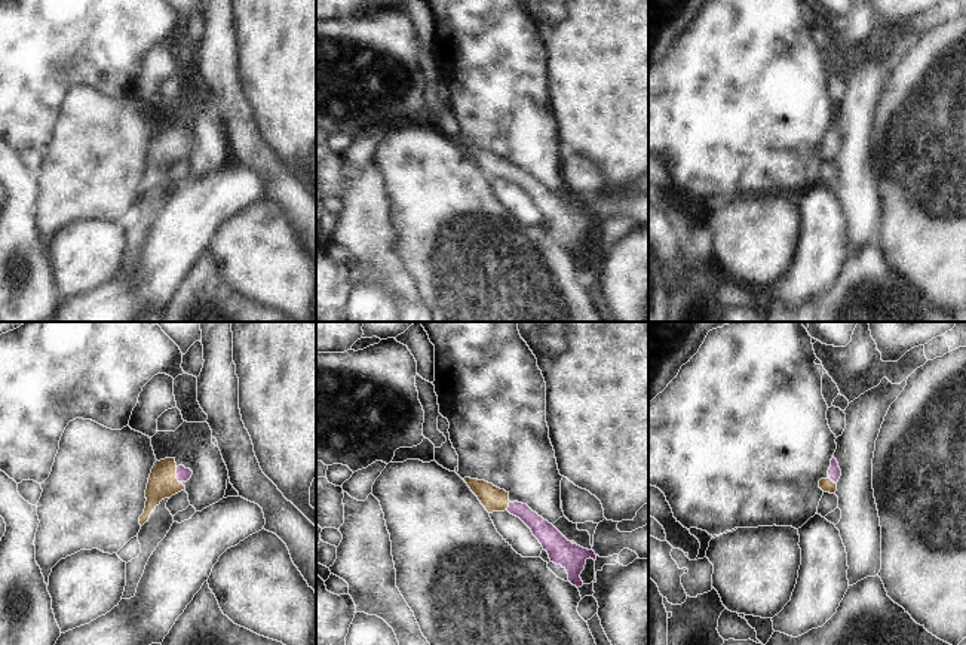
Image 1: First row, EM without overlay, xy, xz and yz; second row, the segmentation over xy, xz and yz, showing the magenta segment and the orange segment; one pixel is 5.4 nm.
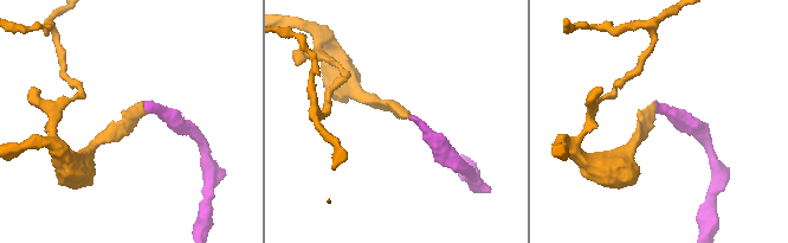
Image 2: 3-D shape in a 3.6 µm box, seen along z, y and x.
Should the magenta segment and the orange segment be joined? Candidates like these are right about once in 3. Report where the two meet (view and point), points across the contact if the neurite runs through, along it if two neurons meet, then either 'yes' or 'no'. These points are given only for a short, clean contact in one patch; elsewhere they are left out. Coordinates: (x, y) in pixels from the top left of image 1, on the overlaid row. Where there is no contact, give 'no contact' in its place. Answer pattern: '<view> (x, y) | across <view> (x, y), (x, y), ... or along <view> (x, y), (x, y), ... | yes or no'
xy (177, 475) | across xy (183, 475), (177, 475), (162, 484) | yes

